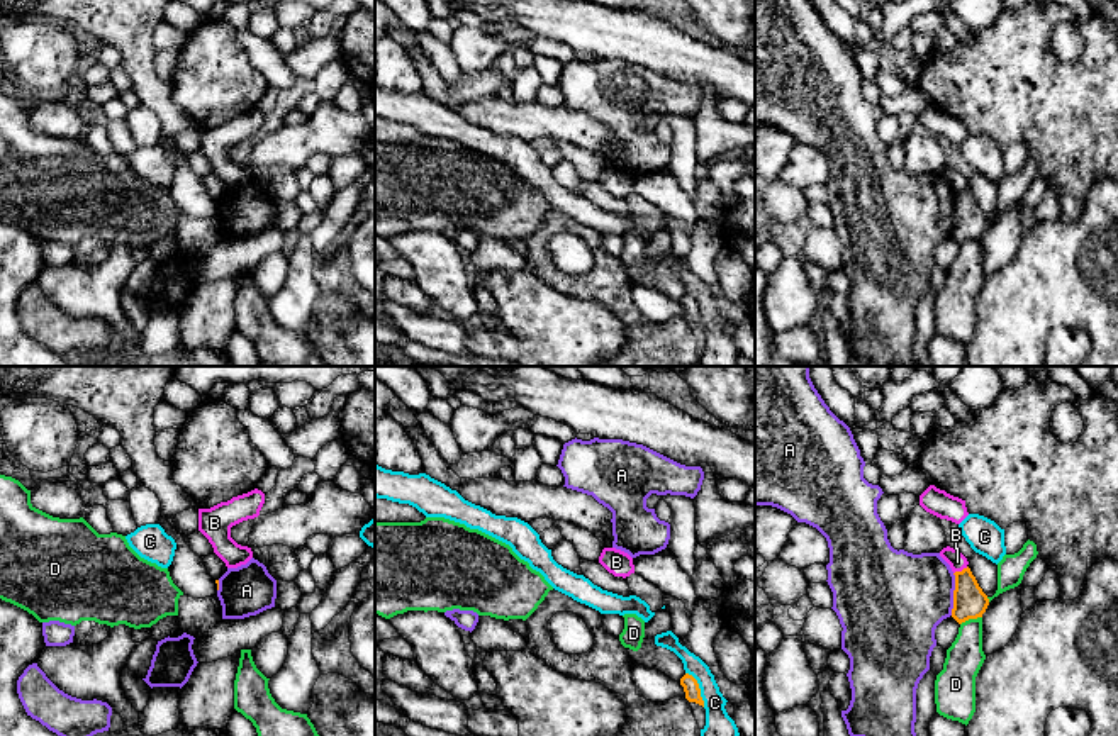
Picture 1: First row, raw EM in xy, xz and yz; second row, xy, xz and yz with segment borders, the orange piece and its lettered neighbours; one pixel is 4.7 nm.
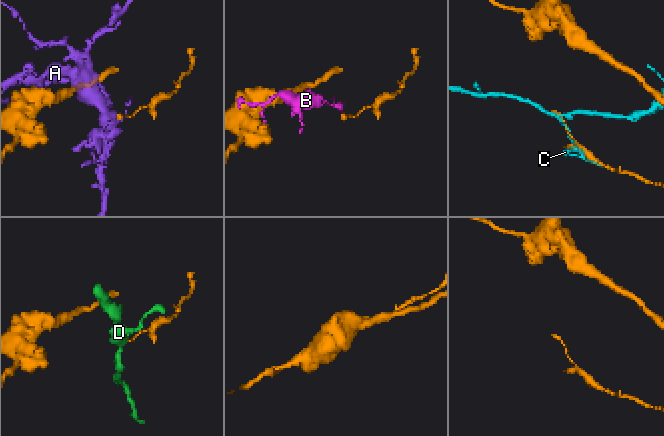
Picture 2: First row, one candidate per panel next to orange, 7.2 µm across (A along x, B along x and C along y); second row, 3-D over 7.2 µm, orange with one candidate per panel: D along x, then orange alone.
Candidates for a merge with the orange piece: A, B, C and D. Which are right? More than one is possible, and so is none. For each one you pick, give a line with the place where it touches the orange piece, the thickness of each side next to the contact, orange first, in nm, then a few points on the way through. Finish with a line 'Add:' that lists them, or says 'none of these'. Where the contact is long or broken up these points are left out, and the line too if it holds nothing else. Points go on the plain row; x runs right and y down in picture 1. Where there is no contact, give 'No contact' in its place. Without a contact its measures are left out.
Add: none of these

